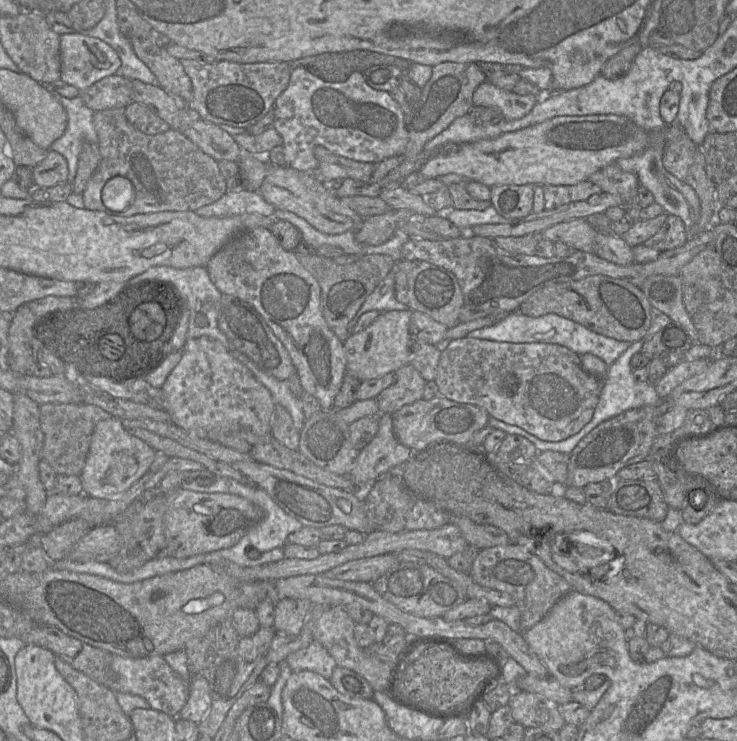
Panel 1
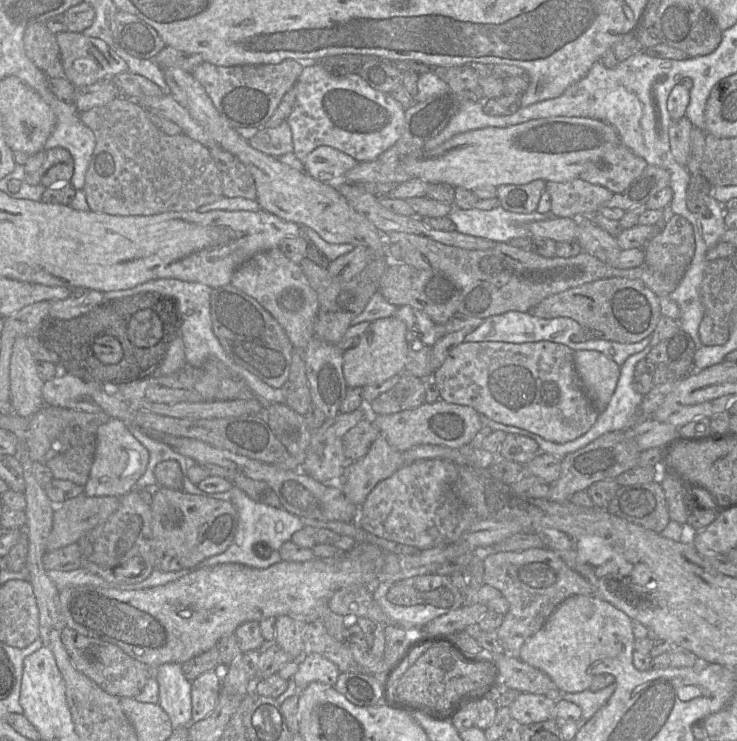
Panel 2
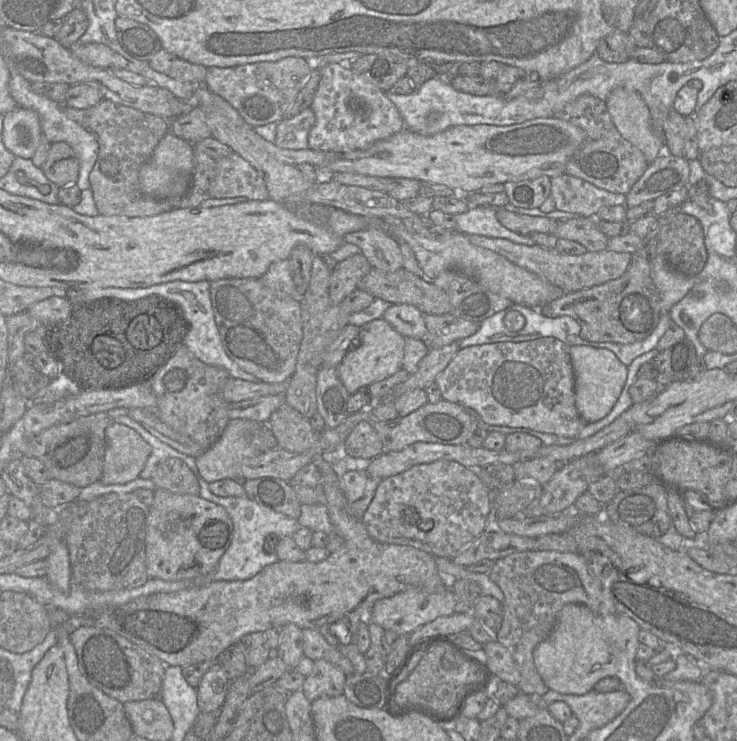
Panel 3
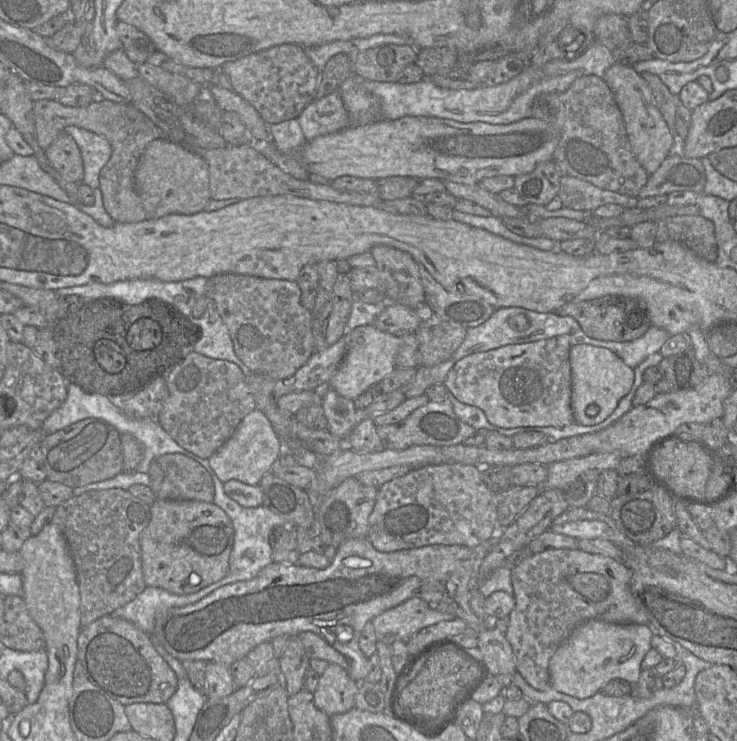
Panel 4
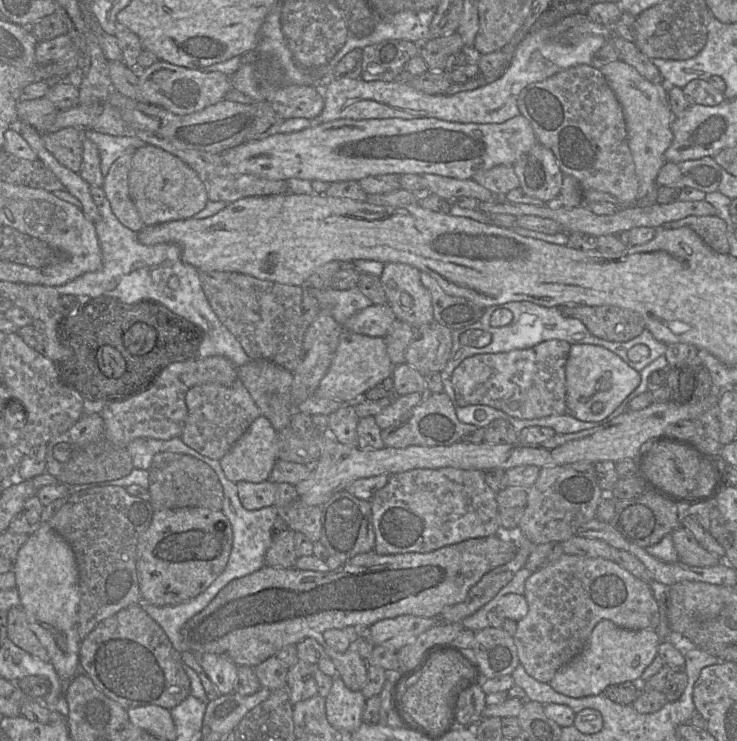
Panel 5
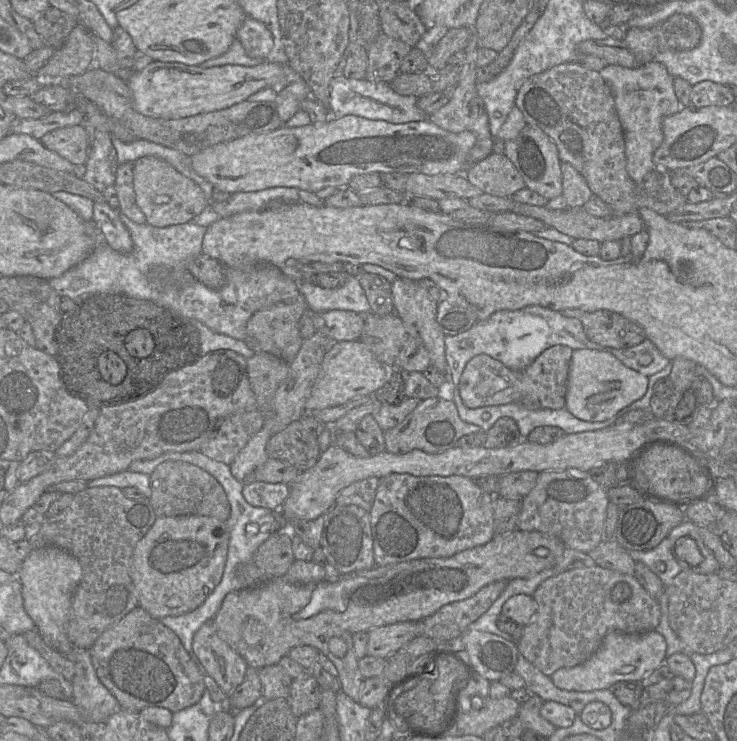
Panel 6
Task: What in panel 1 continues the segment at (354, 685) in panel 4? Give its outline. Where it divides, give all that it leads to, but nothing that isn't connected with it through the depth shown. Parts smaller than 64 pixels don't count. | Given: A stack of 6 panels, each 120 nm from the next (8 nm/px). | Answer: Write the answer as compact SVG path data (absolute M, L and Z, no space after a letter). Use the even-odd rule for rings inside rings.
M313 640L306 648L289 654L286 663L293 672L312 671L329 680L336 662L318 641Z

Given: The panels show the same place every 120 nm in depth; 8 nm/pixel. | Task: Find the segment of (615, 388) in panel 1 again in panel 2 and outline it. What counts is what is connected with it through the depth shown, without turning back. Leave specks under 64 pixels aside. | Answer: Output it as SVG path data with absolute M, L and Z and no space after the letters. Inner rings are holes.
M647 346L644 350L642 350L639 353L633 354L630 357L627 358L625 363L621 366L621 371L620 371L620 377L615 389L615 392L612 395L612 398L607 405L606 409L599 413L598 418L594 425L587 431L585 434L582 436L576 438L575 440L566 442L565 444L563 443L552 443L549 444L548 442L543 442L540 440L540 436L535 436L533 435L532 432L529 432L525 429L517 428L515 426L510 426L510 425L505 425L502 423L495 422L494 420L488 418L484 414L480 414L480 419L482 424L484 424L487 427L490 427L492 430L501 430L504 431L505 433L514 433L514 434L519 434L519 435L524 435L527 436L533 440L535 440L540 447L540 452L543 453L548 453L552 454L558 458L563 458L564 456L577 451L578 449L581 449L582 447L588 445L595 439L599 438L603 434L606 434L608 432L612 431L625 431L630 428L632 428L635 424L638 422L644 421L645 416L642 416L640 413L640 405L643 399L643 395L639 394L636 392L632 386L632 381L635 376L635 366L636 364L647 357L648 353L651 351L651 346Z

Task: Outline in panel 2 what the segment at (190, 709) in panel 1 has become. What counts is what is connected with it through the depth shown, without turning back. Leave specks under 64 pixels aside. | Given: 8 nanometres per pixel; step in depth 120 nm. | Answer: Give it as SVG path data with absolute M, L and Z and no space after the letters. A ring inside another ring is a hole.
M222 671L204 672L191 682L192 722L206 718L216 707L222 686Z

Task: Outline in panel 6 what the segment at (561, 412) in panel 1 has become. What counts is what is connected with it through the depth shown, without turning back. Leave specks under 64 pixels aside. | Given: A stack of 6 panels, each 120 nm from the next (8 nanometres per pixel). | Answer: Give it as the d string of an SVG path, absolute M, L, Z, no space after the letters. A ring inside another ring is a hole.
M551 346L523 370L510 369L487 354L478 354L463 370L459 394L465 406L471 409L508 403L521 403L531 409L564 408L572 353L568 346Z

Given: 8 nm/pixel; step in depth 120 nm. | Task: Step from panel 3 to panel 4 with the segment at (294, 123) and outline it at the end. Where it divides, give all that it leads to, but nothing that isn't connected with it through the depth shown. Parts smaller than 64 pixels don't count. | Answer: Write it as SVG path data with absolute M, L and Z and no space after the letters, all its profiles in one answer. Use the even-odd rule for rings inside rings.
M338 90L314 99L296 119L307 142L351 126Z

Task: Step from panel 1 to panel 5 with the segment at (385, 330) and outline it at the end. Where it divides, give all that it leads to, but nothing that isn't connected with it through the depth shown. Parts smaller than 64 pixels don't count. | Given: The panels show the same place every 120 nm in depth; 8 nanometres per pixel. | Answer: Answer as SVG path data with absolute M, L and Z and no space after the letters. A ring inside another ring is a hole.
M343 330L330 367L314 394L320 398L355 403L369 389L391 377L393 368L384 337L370 337Z

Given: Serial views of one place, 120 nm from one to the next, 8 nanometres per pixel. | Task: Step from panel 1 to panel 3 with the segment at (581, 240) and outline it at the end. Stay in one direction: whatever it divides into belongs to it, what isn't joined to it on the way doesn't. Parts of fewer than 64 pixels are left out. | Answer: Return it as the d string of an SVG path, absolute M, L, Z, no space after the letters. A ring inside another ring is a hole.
M503 207L497 208L496 215L504 227L521 235L529 235L534 232L554 235L558 225L558 220L556 219L520 215L507 211Z

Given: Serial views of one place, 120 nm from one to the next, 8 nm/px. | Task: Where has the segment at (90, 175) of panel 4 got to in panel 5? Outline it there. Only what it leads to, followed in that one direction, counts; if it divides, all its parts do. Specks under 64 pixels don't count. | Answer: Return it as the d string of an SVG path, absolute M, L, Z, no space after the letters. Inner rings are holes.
M85 129L82 134L97 146L100 156L100 168L104 177L113 162L127 150L136 150L147 144L137 137L115 136L92 129Z

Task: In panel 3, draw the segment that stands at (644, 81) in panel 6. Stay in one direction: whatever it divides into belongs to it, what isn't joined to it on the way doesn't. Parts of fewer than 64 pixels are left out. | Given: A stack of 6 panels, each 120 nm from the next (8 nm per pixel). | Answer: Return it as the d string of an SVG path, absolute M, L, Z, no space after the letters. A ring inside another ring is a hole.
M619 87L610 93L606 104L612 121L620 134L644 154L648 163L653 162L666 142L664 135L654 132L650 110L640 94L636 91Z

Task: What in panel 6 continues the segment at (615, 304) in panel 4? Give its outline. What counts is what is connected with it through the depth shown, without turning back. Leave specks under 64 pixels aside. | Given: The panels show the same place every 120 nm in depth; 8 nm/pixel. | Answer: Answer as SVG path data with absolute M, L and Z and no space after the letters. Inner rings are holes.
M565 309L560 313L565 317L580 320L587 338L601 346L627 349L646 339L646 333L640 325L616 312L607 310L586 312L579 309Z

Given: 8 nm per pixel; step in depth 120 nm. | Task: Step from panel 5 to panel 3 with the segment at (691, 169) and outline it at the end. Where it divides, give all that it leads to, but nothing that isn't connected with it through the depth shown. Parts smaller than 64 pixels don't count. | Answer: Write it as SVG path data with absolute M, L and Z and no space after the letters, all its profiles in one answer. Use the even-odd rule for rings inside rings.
M666 144L657 158L649 163L645 172L626 194L626 208L688 186L689 161L670 153Z

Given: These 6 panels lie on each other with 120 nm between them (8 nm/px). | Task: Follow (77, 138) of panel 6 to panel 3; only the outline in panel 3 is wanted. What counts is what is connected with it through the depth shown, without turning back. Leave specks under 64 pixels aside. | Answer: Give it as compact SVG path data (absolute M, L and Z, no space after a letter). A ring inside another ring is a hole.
M53 142L41 168L45 176L58 187L67 186L77 182L79 160L69 144Z

